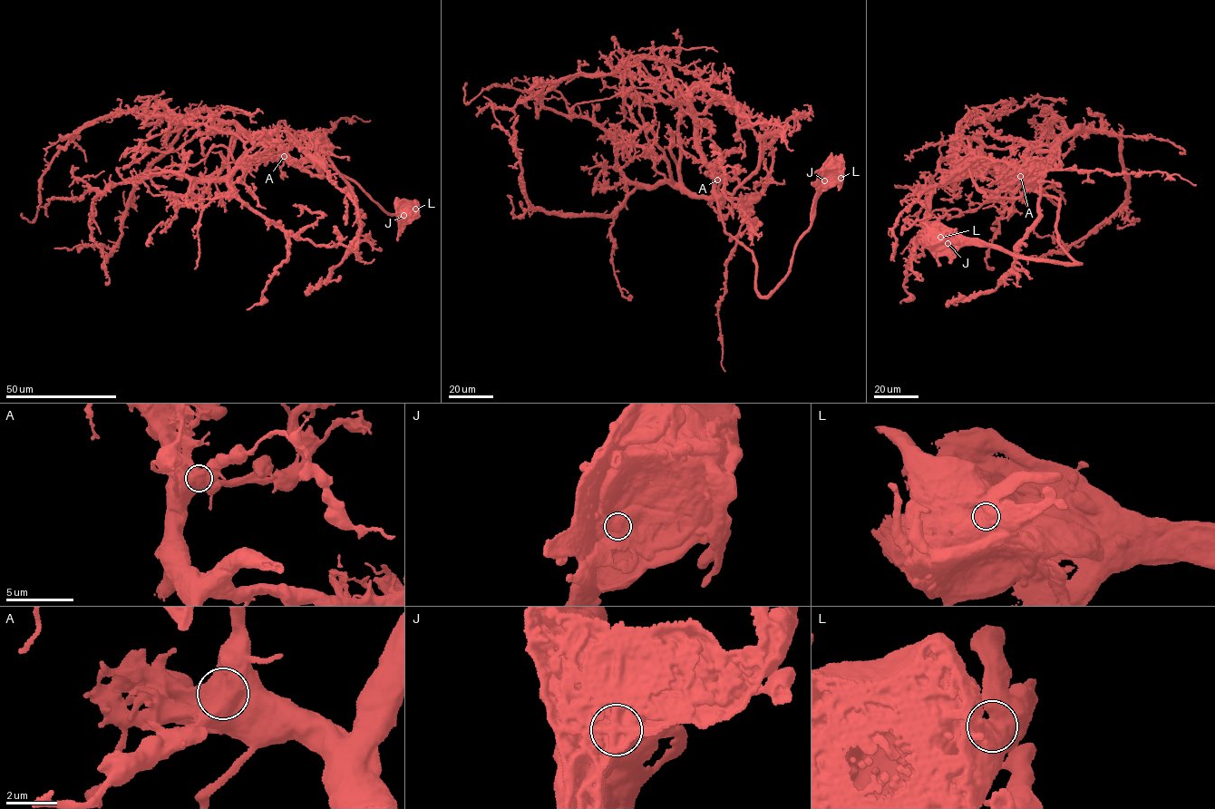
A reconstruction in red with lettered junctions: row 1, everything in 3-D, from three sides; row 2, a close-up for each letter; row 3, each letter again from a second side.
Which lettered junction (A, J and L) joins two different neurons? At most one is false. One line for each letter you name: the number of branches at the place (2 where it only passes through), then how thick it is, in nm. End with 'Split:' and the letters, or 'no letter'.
A: 1 | 1350 nm
Split: A

